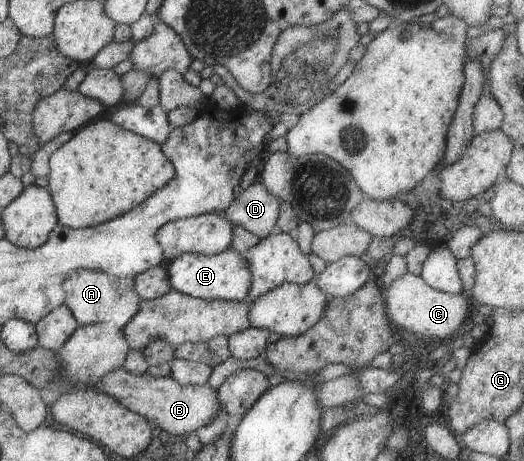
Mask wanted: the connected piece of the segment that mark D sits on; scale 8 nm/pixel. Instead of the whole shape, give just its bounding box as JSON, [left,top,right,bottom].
[223,179,280,239]

